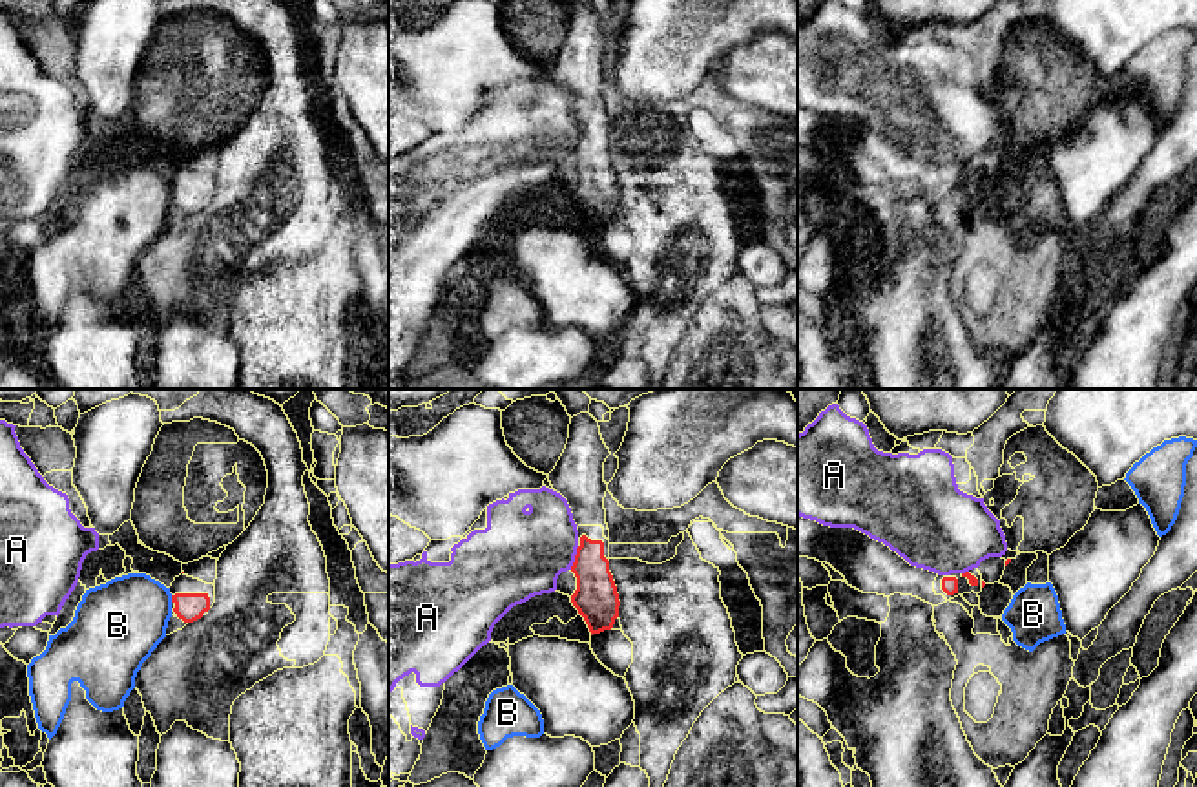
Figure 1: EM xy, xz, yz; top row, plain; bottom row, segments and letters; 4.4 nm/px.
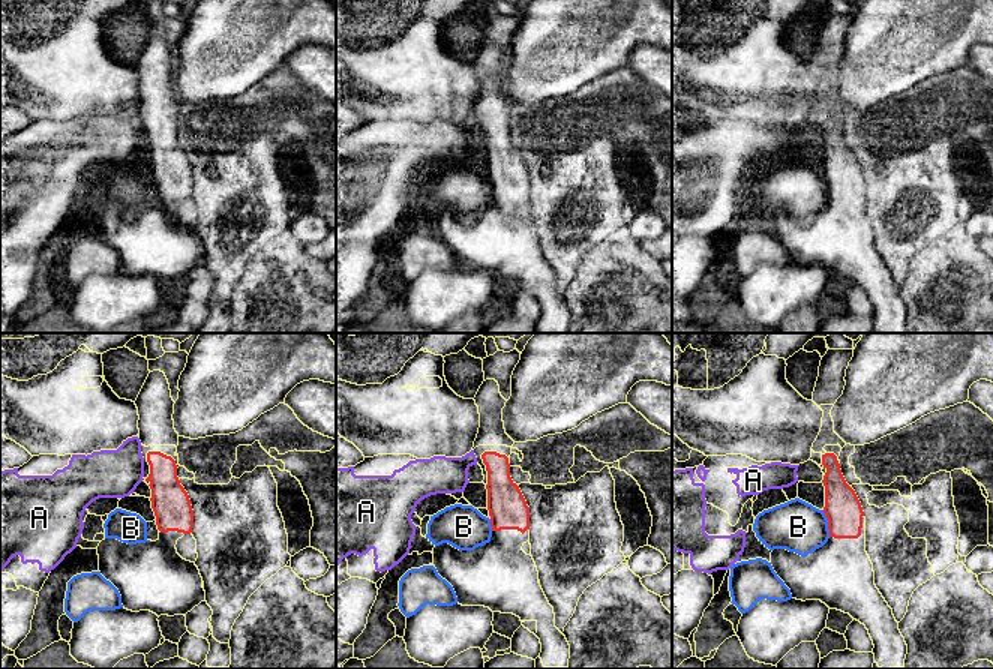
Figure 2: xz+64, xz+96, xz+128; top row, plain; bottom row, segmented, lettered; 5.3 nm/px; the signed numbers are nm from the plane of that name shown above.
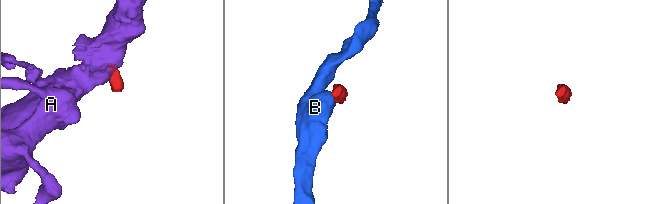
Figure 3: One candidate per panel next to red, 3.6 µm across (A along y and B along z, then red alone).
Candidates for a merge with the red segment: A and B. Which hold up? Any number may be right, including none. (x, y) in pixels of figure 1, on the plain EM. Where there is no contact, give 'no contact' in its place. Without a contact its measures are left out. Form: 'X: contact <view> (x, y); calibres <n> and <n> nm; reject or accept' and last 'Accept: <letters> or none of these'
A: contact xz (575, 148); calibres 190 and 380 nm; reject
B: contact xy (172, 190); calibres 130 and 380 nm; reject
Accept: none of these

